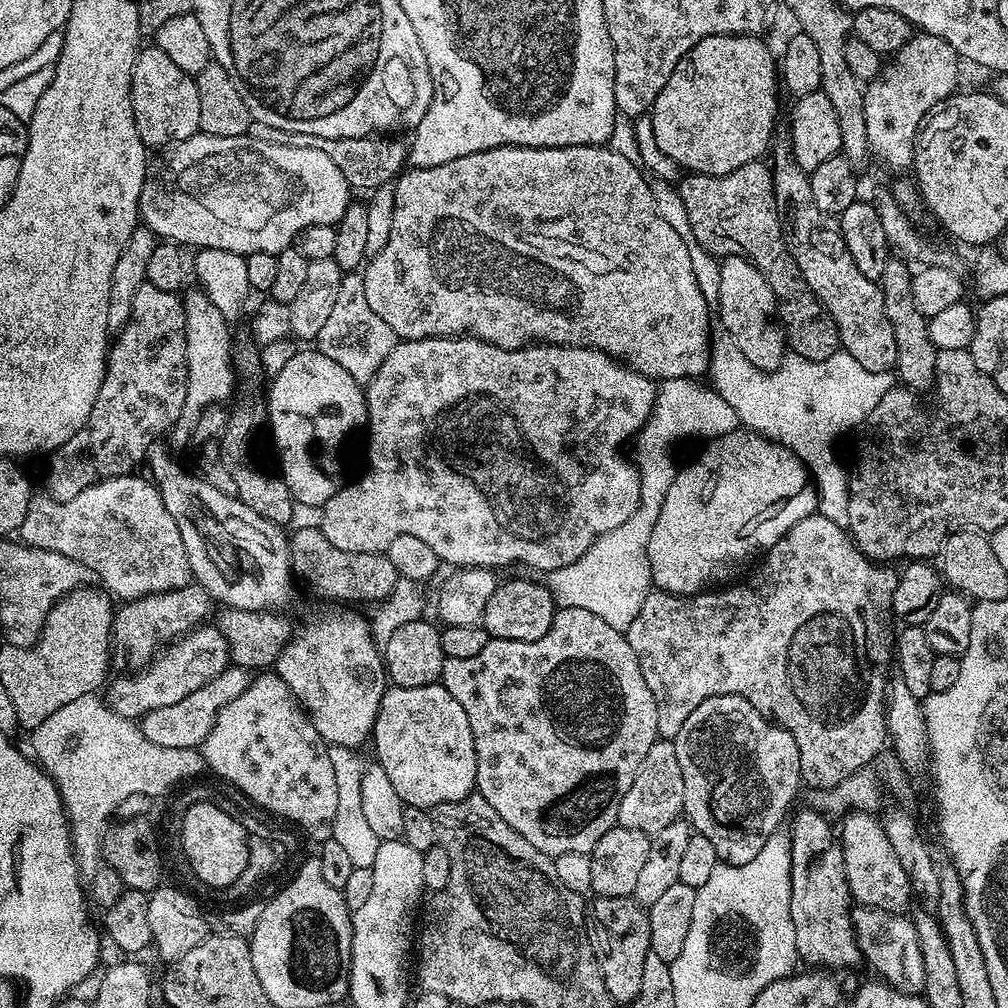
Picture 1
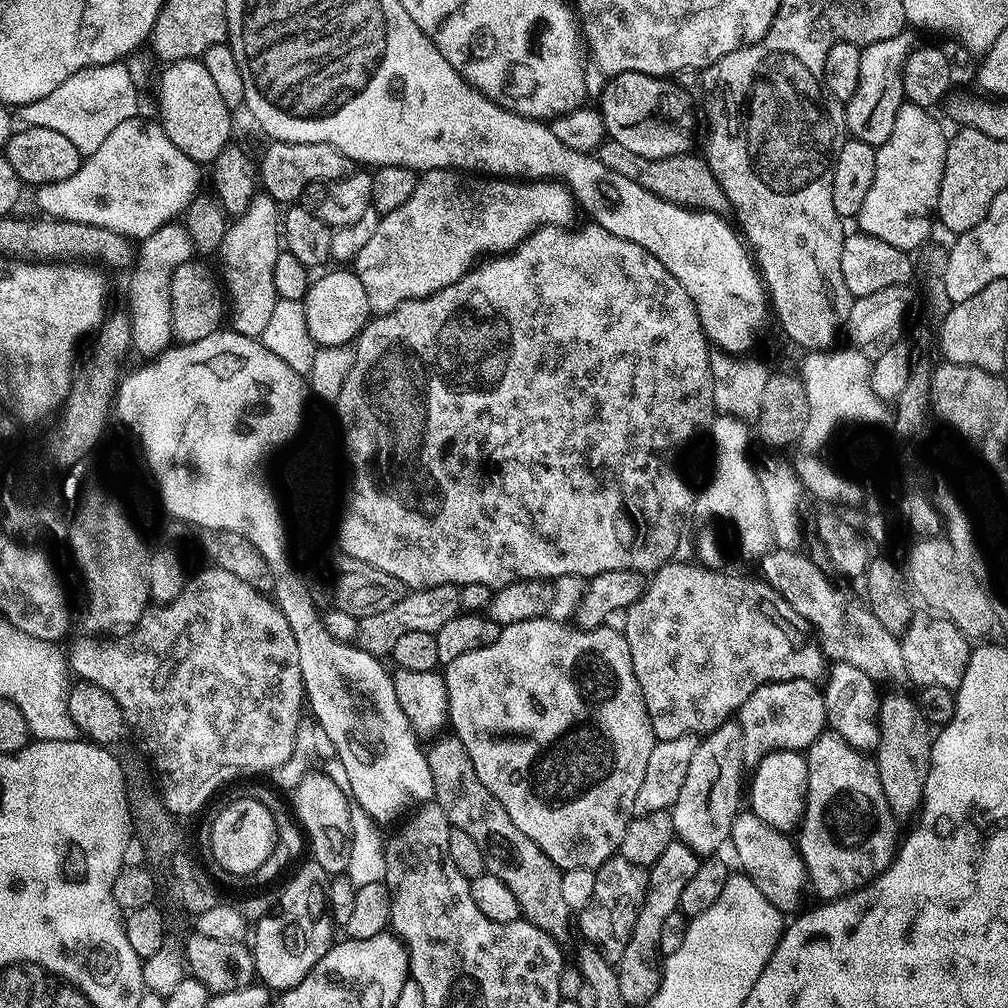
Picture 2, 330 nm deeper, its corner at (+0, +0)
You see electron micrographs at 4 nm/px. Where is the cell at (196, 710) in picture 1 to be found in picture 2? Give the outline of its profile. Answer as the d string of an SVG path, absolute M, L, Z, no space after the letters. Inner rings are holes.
M443 584L433 588L418 588L409 591L390 610L382 610L378 614L359 617L356 626L355 643L362 650L377 658L387 657L394 650L394 642L402 638L402 634L410 634L410 630L426 630L435 634L450 622L450 618L460 615L460 588L455 584Z

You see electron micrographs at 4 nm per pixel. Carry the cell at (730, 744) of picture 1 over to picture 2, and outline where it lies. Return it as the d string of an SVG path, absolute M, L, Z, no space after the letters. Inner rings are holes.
M783 680L777 684L763 684L758 690L754 690L754 694L750 694L750 698L746 698L738 713L745 765L755 766L760 763L760 759L771 752L807 750L826 731L827 718L824 693L813 681Z

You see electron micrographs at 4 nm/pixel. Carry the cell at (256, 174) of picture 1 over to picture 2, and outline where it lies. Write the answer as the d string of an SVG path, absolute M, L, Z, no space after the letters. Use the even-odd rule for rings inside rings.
M155 119L127 120L120 123L106 137L106 142L94 150L81 163L80 169L70 178L53 184L41 184L35 189L36 204L45 217L53 220L73 220L79 224L93 224L106 230L114 230L128 237L133 242L141 242L148 235L154 234L164 224L173 223L197 198L201 169L166 138L164 128Z

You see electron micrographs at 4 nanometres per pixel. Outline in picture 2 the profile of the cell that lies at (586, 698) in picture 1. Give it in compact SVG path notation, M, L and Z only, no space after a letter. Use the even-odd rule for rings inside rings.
M547 618L514 622L503 625L498 638L490 642L490 646L482 646L482 650L470 650L470 654L462 654L462 658L454 658L454 662L450 662L443 669L442 675L446 682L451 731L462 742L466 754L470 754L470 762L474 762L474 771L478 773L478 778L482 778L482 786L486 786L486 790L490 790L490 794L494 794L494 798L502 802L506 814L510 814L510 822L514 822L514 826L518 826L518 830L522 830L526 838L534 841L546 854L546 858L550 858L550 862L557 864L561 870L565 868L595 870L602 866L602 862L617 855L622 834L626 834L626 826L633 818L634 797L642 786L650 750L654 750L657 741L650 726L638 678L634 678L634 662L630 658L630 646L626 646L623 632L607 626L578 628Z

